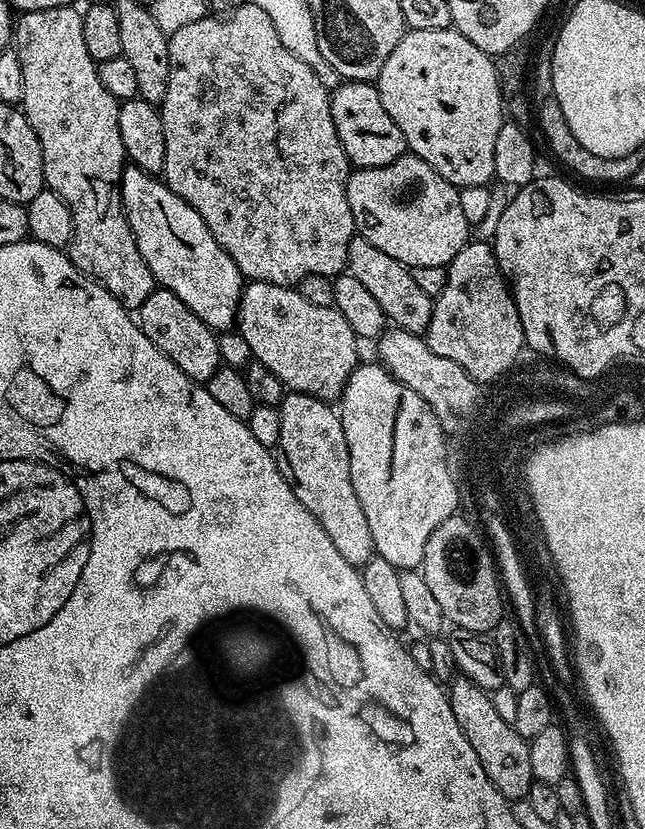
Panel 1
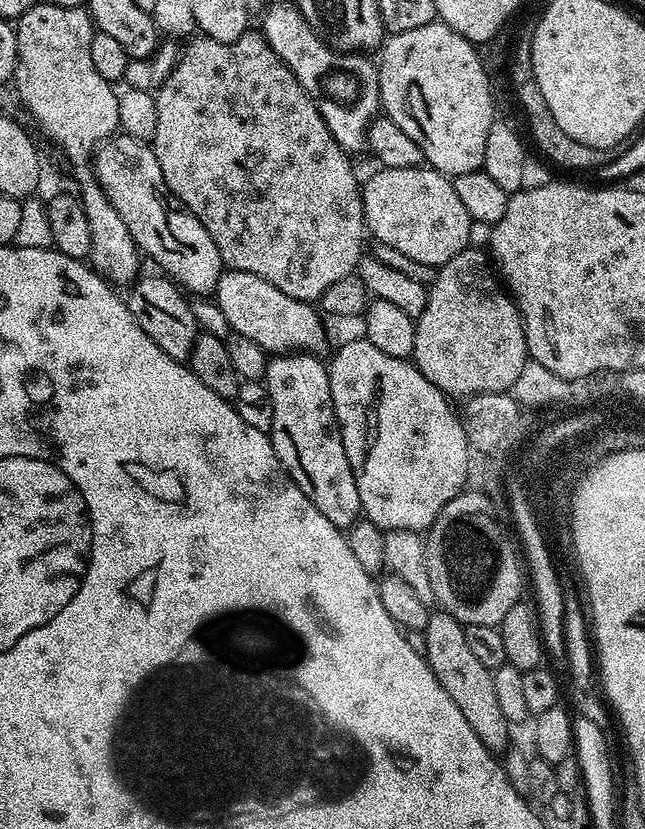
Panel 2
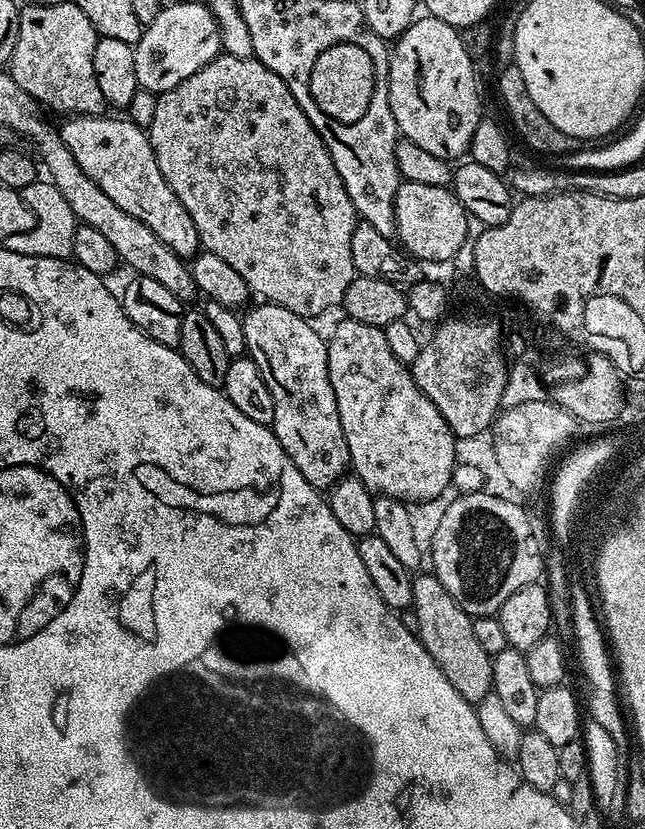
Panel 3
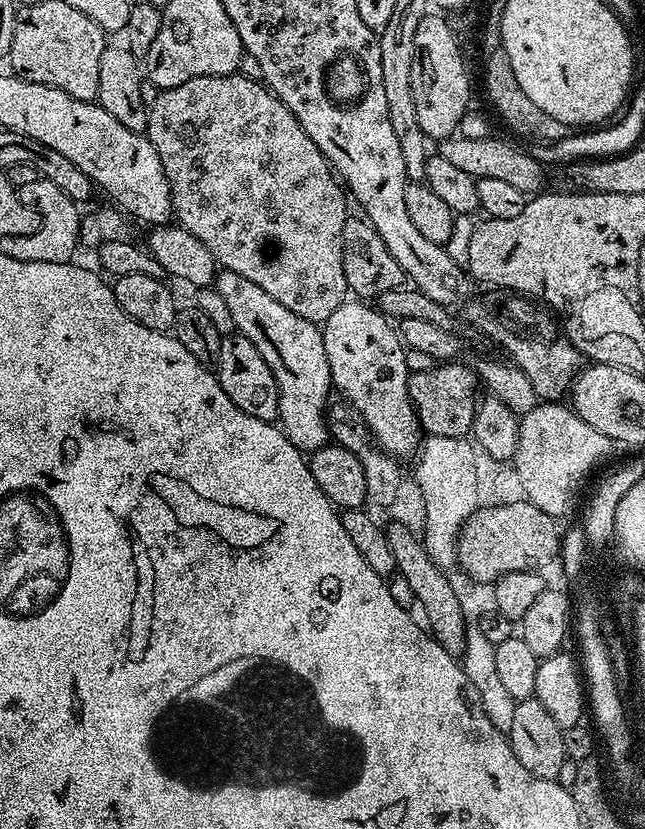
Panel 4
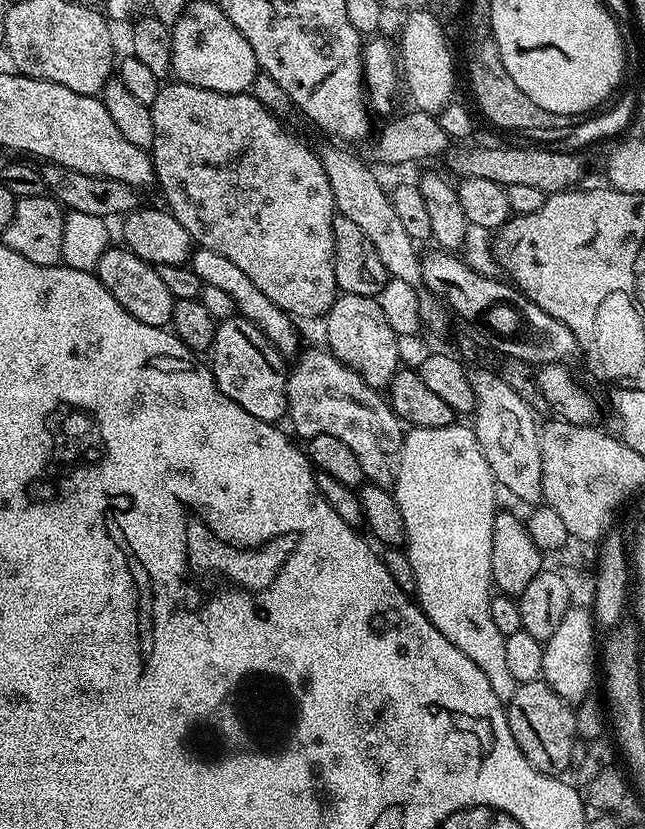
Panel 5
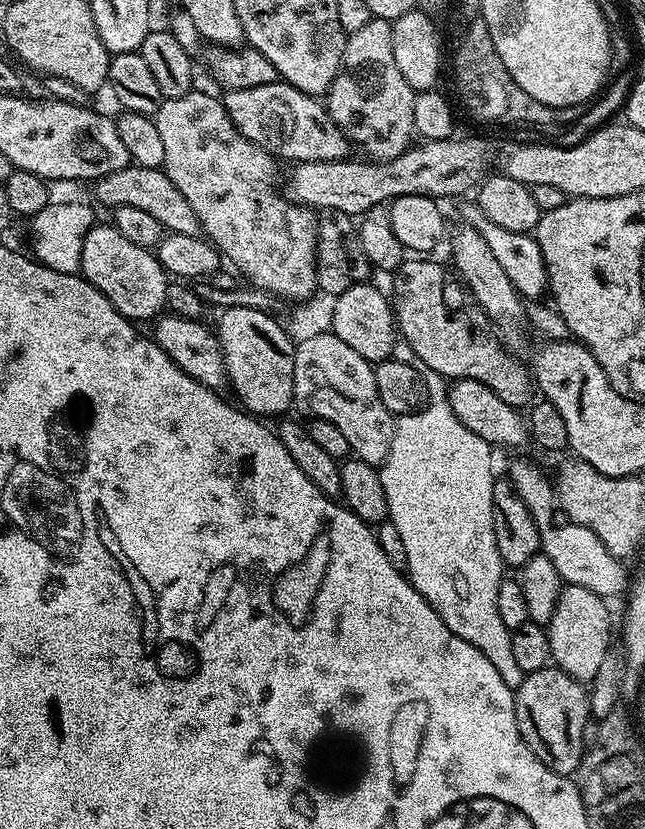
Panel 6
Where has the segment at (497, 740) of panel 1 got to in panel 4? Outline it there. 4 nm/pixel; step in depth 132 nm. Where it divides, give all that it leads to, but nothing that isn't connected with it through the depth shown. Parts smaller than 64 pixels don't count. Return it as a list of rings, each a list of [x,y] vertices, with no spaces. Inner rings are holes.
[[[396,520],[385,527],[386,542],[390,542],[390,550],[394,550],[394,562],[397,573],[410,582],[414,589],[419,611],[424,611],[427,631],[443,646],[450,655],[459,657],[468,643],[469,625],[464,624],[464,608],[460,605],[460,596],[454,585],[448,581],[449,573],[439,568],[424,549],[423,539],[408,524]],[[428,619],[428,624],[427,620]]]

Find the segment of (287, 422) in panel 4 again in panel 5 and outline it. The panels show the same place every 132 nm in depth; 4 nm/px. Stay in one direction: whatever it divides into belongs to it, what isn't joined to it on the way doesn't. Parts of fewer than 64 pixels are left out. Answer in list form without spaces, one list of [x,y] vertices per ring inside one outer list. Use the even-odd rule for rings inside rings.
[[[197,247],[191,255],[190,267],[194,274],[198,274],[201,285],[226,290],[226,294],[234,298],[237,313],[254,322],[254,326],[258,326],[258,330],[262,330],[262,334],[266,334],[266,338],[274,342],[274,346],[284,357],[292,358],[297,355],[302,336],[300,332],[296,333],[296,328],[292,325],[295,324],[293,317],[278,306],[274,306],[274,302],[270,302],[270,298],[266,298],[266,294],[262,294],[262,290],[258,290],[258,286],[254,286],[254,282],[250,282],[250,278],[246,278],[246,274],[242,274],[242,270],[234,266],[234,262],[230,262],[230,258],[222,258],[222,254],[214,254],[214,250]]]

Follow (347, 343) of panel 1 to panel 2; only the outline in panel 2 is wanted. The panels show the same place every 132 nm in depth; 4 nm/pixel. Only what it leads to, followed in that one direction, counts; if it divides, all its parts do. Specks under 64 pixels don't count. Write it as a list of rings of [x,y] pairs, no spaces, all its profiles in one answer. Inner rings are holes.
[[[225,269],[220,275],[214,299],[222,313],[226,314],[231,331],[235,335],[258,342],[258,346],[262,346],[264,352],[316,354],[321,351],[319,348],[324,344],[321,313],[309,301],[294,299],[290,295],[283,294],[276,286],[270,285],[270,282],[266,282],[256,274]]]

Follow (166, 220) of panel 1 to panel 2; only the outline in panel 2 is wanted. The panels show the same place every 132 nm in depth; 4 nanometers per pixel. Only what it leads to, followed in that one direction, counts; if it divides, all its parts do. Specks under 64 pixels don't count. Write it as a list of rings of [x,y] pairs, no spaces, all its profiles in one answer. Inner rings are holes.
[[[123,134],[109,136],[96,150],[94,175],[100,184],[100,189],[106,194],[110,206],[114,206],[122,222],[126,222],[126,230],[130,230],[141,253],[147,259],[149,256],[160,267],[157,269],[175,281],[185,293],[196,298],[211,297],[215,293],[222,269],[225,267],[218,254],[218,246],[214,246],[214,238],[206,234],[206,226],[202,226],[202,222],[194,218],[192,211],[186,208],[175,194],[168,191],[166,178],[162,178],[162,166],[158,166],[158,158],[154,154],[151,143]]]

